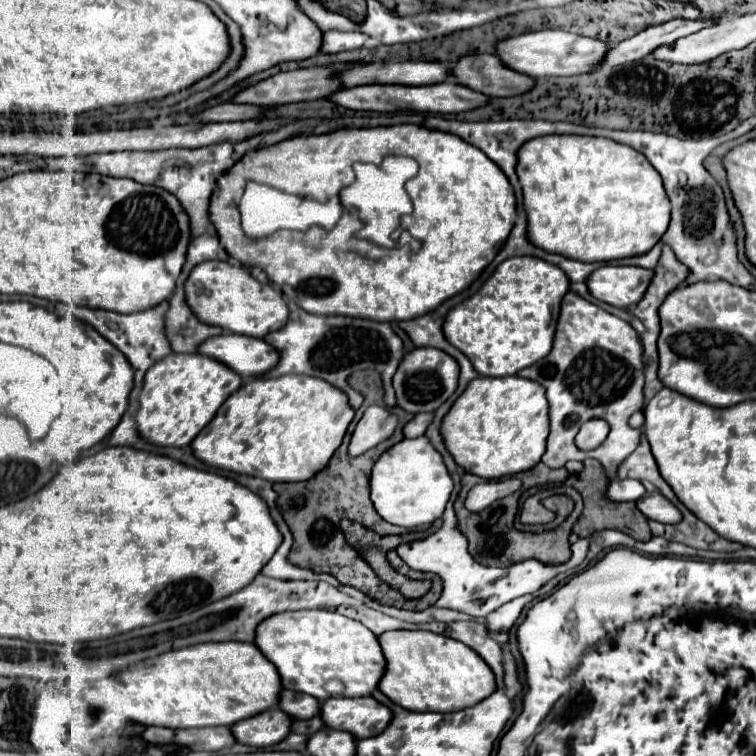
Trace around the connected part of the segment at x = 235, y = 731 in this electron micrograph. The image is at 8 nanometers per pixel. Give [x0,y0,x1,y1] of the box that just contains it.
[229,708,291,748]

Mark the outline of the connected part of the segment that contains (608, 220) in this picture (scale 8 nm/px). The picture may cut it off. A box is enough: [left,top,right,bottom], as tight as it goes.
[517,136,671,262]

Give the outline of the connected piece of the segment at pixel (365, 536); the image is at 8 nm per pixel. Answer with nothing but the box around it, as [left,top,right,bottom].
[341,520,415,598]

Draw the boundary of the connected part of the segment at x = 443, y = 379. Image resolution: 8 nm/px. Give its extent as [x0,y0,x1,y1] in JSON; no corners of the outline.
[393,348,459,414]

